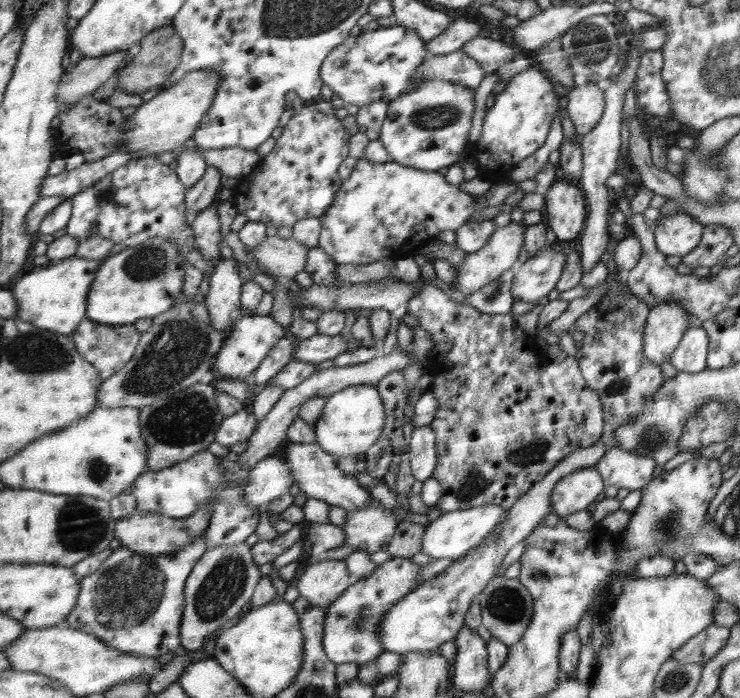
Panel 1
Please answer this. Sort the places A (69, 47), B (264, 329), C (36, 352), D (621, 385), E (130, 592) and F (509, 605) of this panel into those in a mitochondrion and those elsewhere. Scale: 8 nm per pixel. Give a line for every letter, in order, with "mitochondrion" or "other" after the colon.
A: other
B: other
C: mitochondrion
D: mitochondrion
E: mitochondrion
F: mitochondrion

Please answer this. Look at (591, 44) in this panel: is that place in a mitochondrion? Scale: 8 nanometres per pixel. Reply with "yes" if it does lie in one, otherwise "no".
yes

